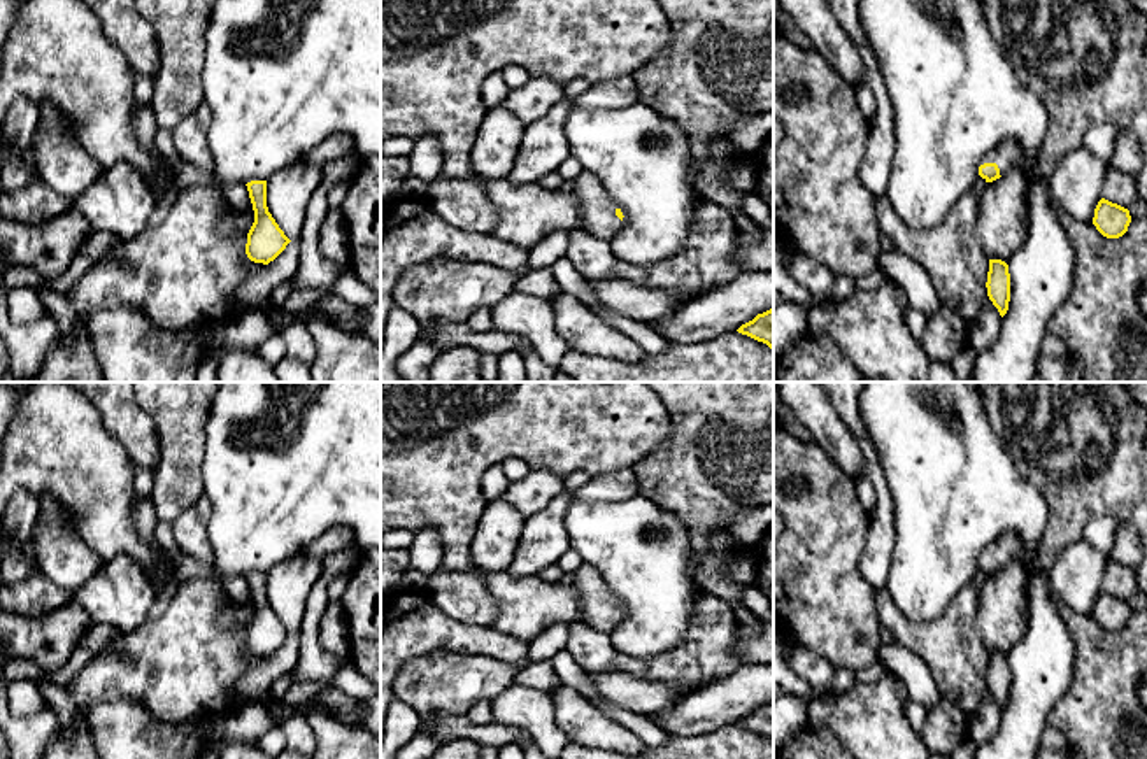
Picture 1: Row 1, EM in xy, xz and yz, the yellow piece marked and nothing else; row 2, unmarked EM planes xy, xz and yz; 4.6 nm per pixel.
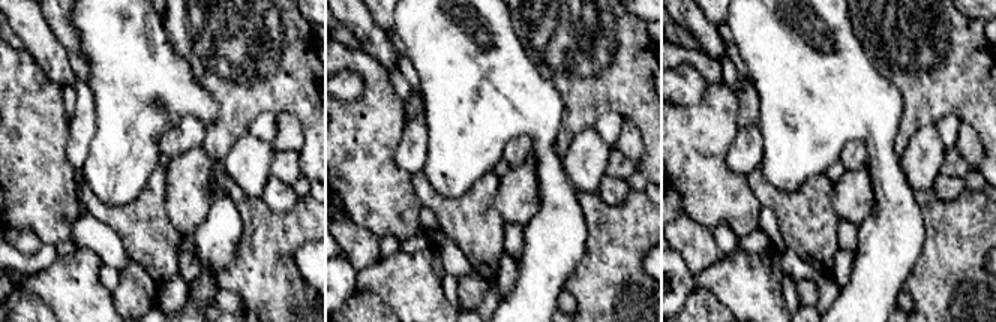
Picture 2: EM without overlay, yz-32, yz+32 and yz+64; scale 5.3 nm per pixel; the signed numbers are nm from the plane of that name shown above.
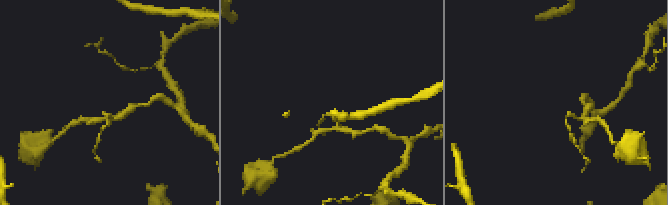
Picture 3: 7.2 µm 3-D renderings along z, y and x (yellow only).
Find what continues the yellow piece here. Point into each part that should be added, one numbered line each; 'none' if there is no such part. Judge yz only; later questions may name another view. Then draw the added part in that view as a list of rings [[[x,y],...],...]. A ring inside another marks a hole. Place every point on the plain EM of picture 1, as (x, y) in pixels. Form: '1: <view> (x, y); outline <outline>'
1: yz (1007, 547); outline [[[1005,533],[993,543],[986,545],[980,557],[984,556],[996,556],[1000,561],[1000,568],[1008,564],[1010,561],[1017,559],[1022,552],[1022,543],[1017,535]]]

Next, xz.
1: xz (598, 603); outline [[[582,563],[574,573],[575,582],[572,587],[581,596],[581,606],[588,624],[593,629],[609,635],[623,617],[623,614],[616,608],[616,594],[591,564]]]

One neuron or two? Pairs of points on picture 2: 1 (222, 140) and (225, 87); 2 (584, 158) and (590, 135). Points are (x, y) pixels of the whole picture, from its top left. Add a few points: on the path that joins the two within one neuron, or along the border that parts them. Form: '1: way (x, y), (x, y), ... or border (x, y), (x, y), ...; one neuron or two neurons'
1: way (227, 126), (227, 101); one neuron
2: way (588, 152), (590, 141); one neuron

